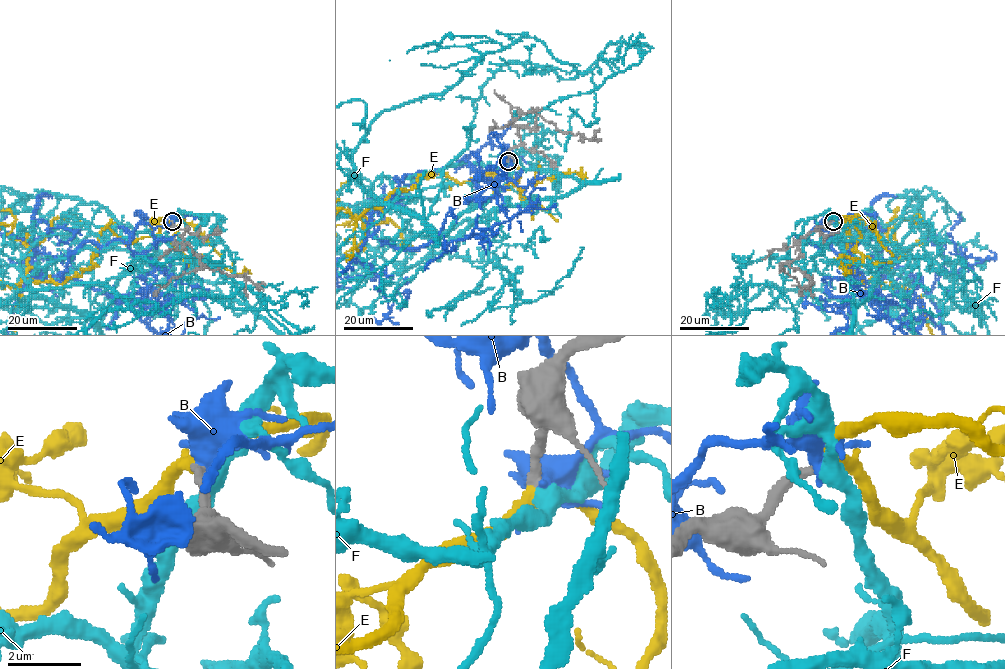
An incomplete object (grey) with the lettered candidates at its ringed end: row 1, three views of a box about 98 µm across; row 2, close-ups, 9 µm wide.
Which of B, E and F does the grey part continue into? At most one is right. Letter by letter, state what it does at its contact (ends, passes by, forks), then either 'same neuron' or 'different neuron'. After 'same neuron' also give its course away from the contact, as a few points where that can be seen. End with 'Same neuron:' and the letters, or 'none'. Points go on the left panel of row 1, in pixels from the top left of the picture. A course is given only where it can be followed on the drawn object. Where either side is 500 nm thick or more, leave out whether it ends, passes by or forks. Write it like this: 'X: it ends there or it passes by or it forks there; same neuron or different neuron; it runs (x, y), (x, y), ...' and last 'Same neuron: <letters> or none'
B: it passes by; different neuron
E: it passes by; same neuron; it runs (172, 221), (126, 243), (104, 228), (95, 266), (63, 282), (22, 280)
F: it passes by; different neuron
Same neuron: E

